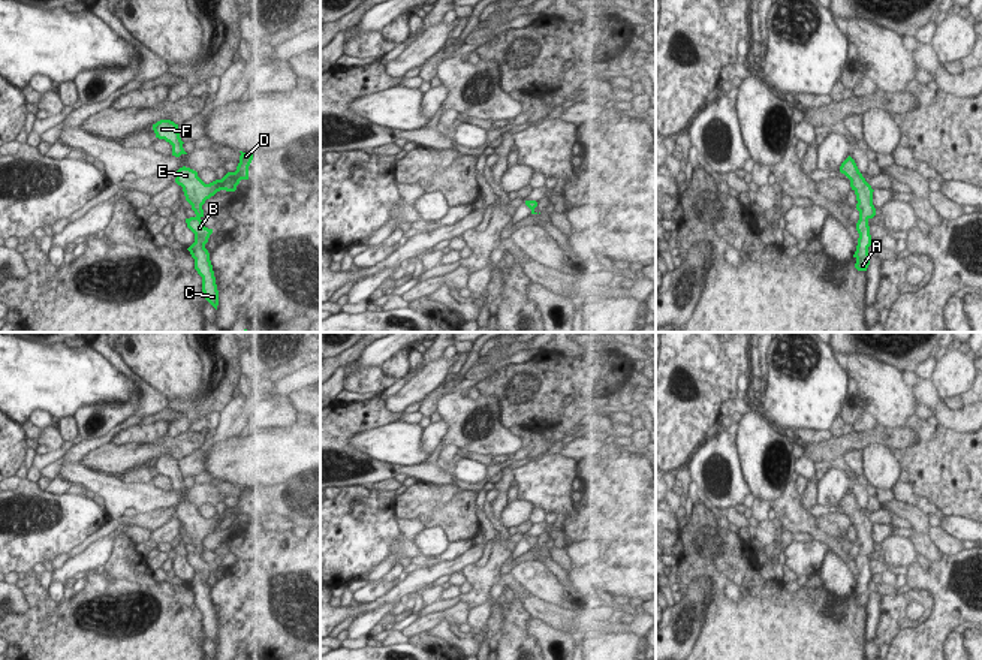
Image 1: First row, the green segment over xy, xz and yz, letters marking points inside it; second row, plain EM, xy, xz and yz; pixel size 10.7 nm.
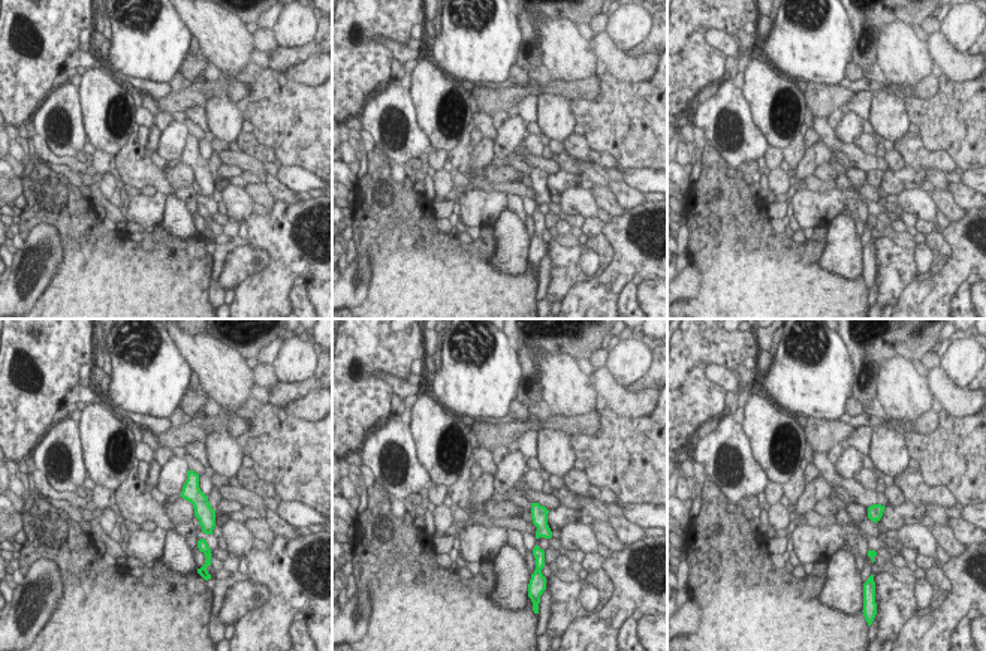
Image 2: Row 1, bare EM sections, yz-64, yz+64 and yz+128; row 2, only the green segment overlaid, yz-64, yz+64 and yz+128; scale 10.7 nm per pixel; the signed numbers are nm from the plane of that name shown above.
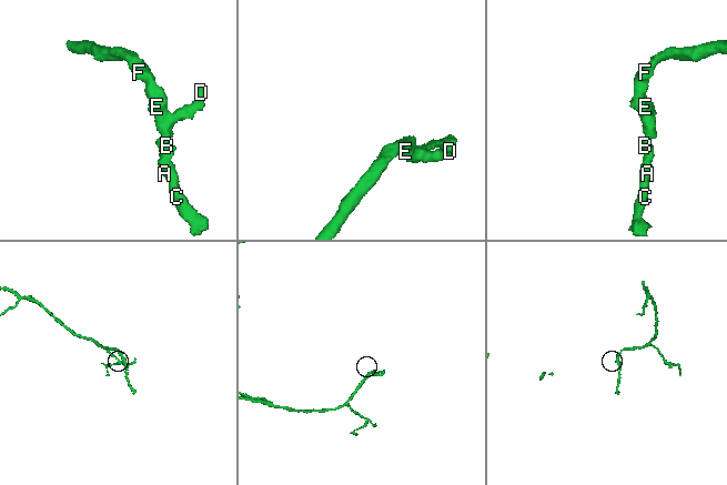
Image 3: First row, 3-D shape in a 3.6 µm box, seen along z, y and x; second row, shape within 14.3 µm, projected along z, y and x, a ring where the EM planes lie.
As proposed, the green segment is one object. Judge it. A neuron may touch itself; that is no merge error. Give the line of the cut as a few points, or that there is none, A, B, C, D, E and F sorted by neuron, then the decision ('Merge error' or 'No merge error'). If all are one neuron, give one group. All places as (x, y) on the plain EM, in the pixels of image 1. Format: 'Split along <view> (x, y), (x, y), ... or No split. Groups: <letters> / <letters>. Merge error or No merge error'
No split. Groups: A B C D E F. No merge error

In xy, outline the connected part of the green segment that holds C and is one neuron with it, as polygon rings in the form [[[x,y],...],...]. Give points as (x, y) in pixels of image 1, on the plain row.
[[[240,486],[240,498],[235,507],[228,507],[222,515],[216,515],[205,519],[198,507],[190,503],[180,503],[175,509],[175,518],[183,522],[186,536],[192,540],[195,552],[186,554],[187,563],[195,569],[195,578],[187,584],[195,594],[195,605],[202,612],[202,627],[205,635],[217,645],[219,626],[210,588],[205,584],[213,564],[208,564],[202,558],[204,545],[202,540],[207,534],[214,531],[220,525],[235,527],[241,515],[248,515],[248,501],[253,495],[253,488]]]

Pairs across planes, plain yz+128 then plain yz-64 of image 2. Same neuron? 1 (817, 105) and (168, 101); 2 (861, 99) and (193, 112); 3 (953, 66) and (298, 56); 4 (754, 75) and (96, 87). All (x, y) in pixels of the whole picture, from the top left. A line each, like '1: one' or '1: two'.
1: one
2: one
3: two
4: one

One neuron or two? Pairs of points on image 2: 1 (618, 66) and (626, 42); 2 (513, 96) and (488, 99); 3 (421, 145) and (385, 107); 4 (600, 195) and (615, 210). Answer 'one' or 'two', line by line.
1: two
2: one
3: one
4: one

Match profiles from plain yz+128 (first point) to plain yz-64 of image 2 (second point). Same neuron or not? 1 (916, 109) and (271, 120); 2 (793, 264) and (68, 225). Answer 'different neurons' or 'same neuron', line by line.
1: same neuron
2: same neuron

